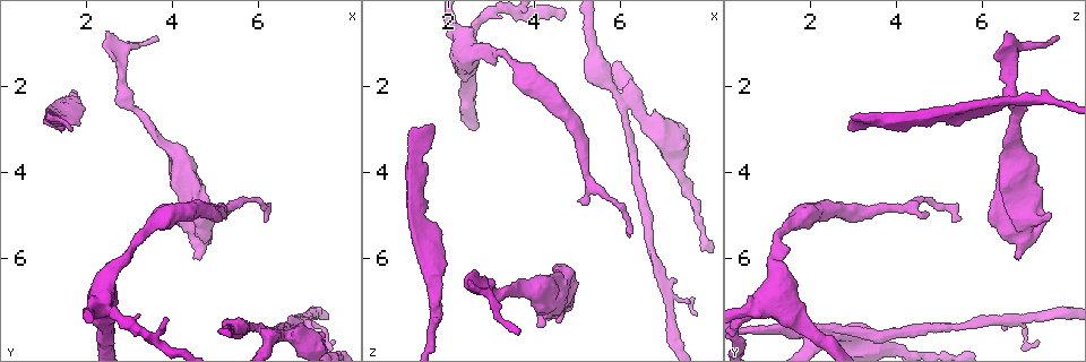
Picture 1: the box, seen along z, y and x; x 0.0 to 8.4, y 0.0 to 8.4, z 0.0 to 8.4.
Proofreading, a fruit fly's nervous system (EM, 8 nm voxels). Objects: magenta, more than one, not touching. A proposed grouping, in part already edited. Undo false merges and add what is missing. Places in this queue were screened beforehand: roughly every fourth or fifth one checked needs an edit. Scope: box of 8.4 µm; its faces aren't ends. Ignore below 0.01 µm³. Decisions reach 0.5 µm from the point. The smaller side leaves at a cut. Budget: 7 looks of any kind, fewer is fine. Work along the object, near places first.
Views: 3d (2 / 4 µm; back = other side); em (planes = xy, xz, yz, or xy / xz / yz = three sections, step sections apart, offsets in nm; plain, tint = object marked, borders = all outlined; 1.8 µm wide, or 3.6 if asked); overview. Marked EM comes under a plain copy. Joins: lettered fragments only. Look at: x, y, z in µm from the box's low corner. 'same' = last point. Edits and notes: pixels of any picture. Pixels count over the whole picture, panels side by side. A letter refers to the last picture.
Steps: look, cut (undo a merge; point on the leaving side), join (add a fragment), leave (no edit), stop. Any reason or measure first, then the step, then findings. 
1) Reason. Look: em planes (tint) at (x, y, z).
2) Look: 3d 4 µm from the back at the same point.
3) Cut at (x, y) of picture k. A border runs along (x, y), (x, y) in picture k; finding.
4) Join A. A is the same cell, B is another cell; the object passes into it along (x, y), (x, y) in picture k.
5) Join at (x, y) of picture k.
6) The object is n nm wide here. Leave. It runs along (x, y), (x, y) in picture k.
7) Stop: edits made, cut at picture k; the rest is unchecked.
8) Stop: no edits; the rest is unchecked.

Thick end. Look: em planes (borders) at (4.55, 6.00, 6.85).

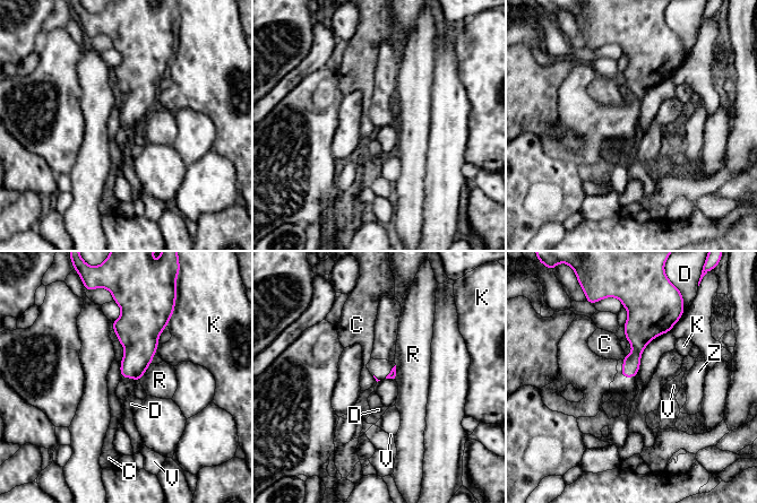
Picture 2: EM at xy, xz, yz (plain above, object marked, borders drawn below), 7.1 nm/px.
The longest contact is with R, 150 nm. Leave. C, D, K, R, V and Z are other cells; no lettered fragment goes on from it.

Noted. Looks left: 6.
Look: 3d 4 µm from the back at (3.60, 0.80, 7.75).

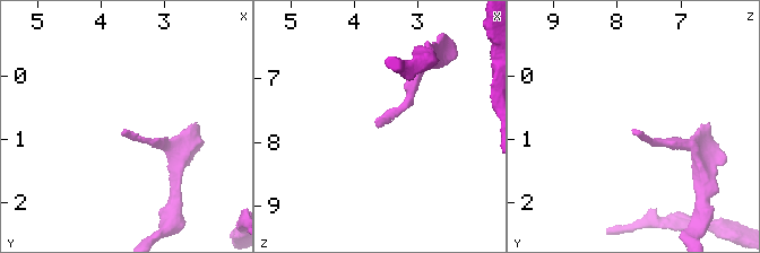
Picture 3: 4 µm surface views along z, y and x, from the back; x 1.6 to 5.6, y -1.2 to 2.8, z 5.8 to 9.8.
Now the EM. Look: em xz step 8 (borders) at (3.60, 0.85, 7.75).

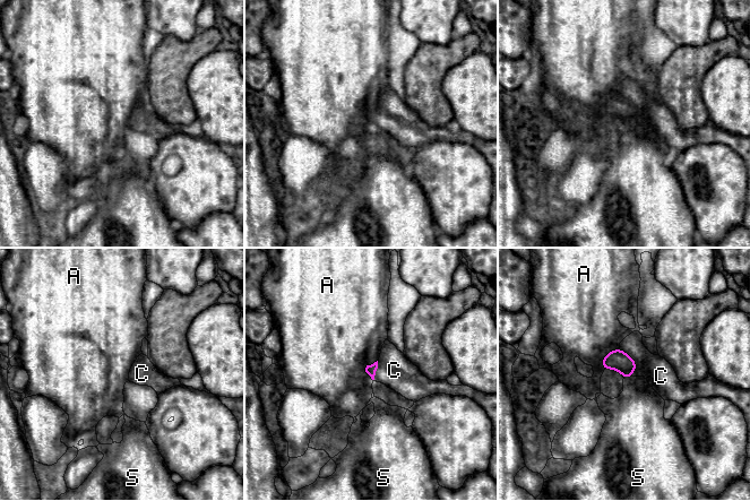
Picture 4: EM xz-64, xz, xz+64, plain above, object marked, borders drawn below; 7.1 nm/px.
Join C. C is the same cell, A and S are other cells; the object passes into it along (618, 360), (634, 361), (661, 376) in picture 4; it goes on there.

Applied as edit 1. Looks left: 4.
Look: overview.

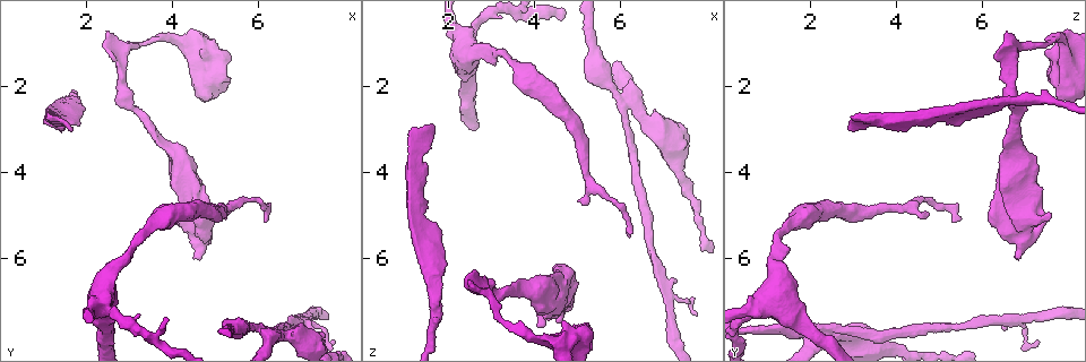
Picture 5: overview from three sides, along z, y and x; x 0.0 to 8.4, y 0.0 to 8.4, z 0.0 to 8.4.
An open end. Look: 3d 2 µm at (1.80, 2.85, 5.30).

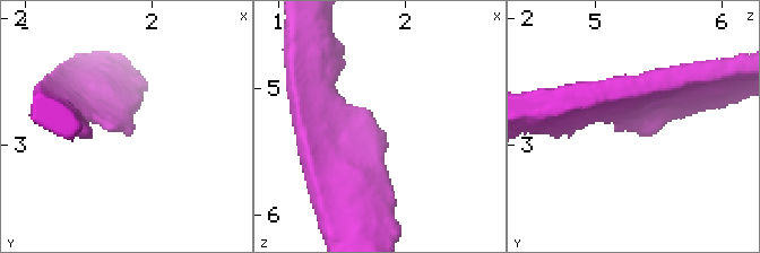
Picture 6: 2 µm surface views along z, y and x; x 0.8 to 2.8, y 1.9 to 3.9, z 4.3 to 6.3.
Shape alone is not enough. Look: em xz step 16 (borders) at (1.78, 2.88, 5.32).

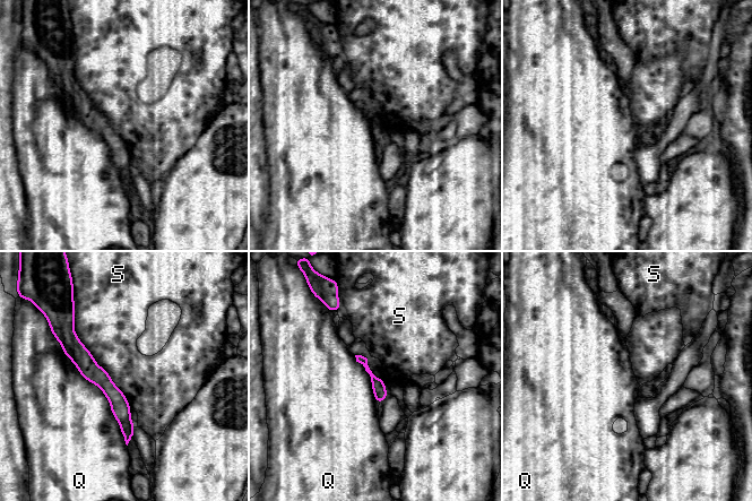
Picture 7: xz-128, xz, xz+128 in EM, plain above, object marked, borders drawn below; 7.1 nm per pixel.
Leave. Q and S are other cells; a border runs along (55, 339), (105, 396), (127, 446) in picture 7; no lettered fragment goes on from it.

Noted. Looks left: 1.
Stop: edits made, join at picture 4; the rest is unchecked.

